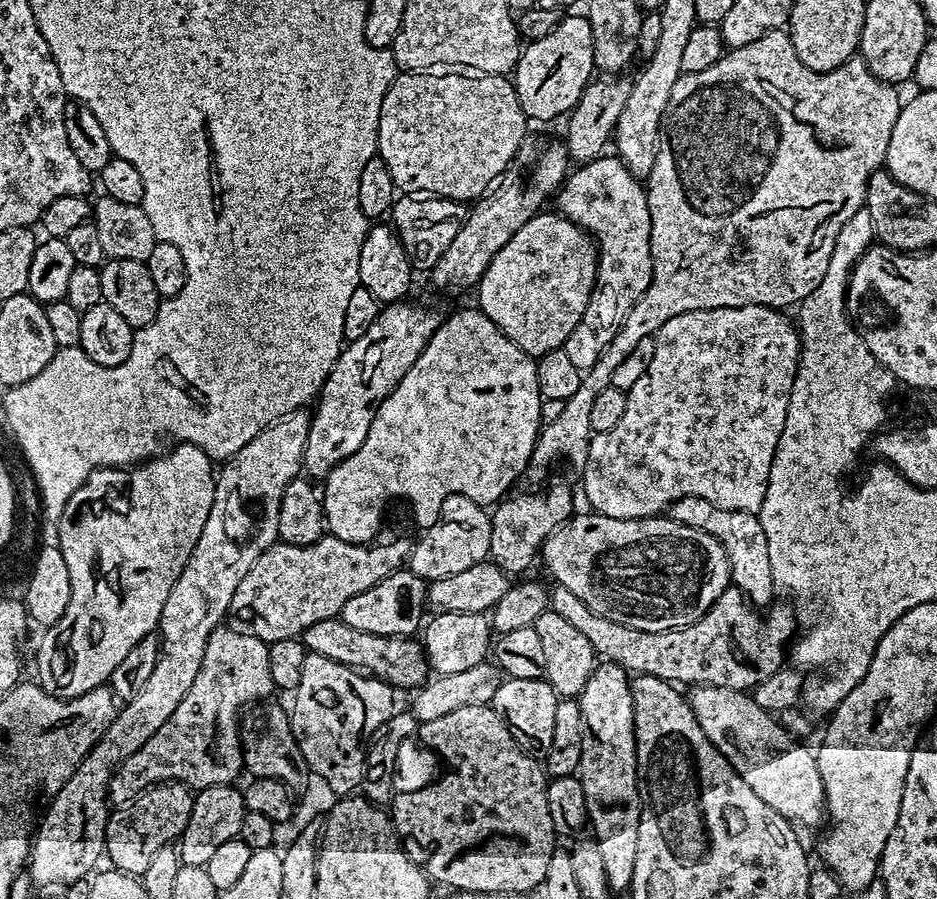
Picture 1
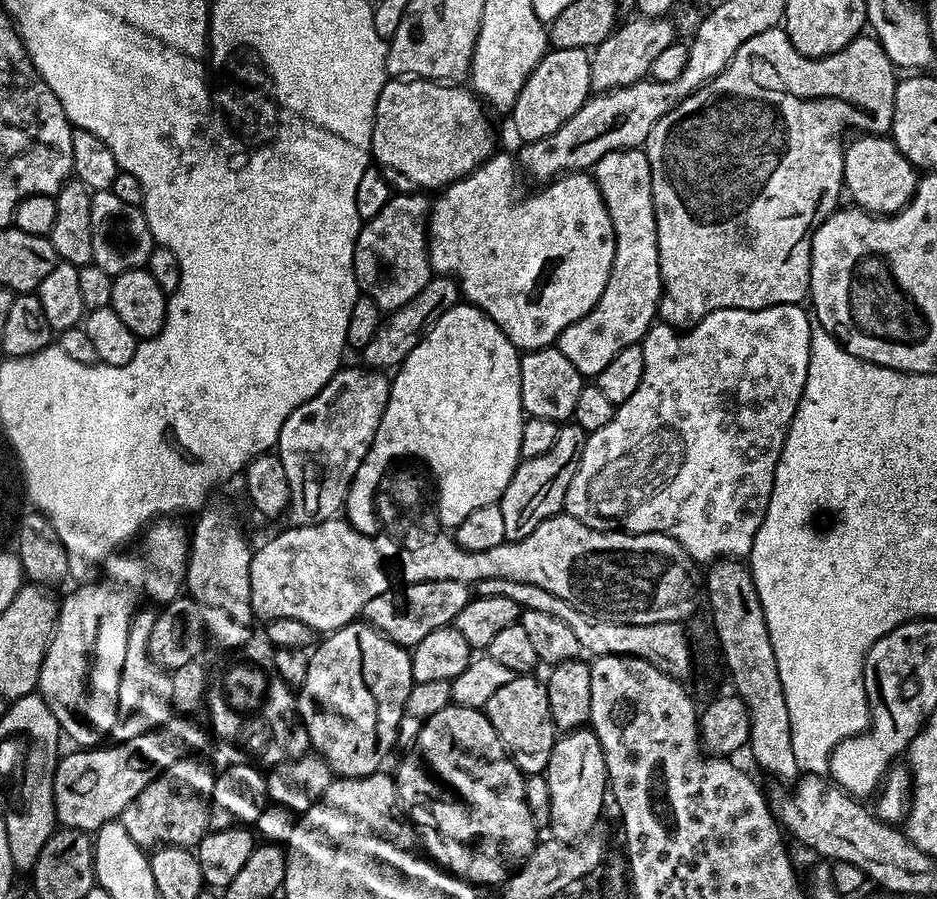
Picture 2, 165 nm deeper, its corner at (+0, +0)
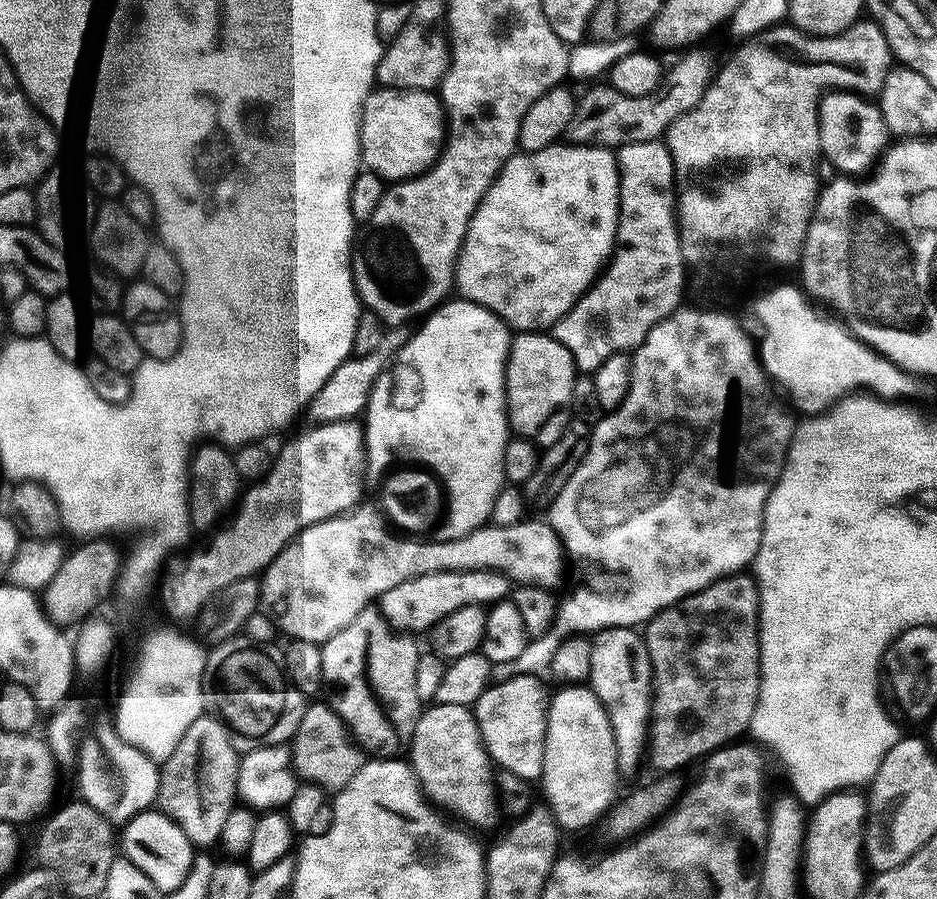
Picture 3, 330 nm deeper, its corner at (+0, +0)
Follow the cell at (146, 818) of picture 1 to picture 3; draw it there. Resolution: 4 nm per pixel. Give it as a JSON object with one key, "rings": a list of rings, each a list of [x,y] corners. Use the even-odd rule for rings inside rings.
{"rings":[[[201,714],[193,719],[190,730],[186,730],[182,742],[178,742],[174,754],[170,754],[170,758],[159,765],[160,781],[157,784],[155,803],[159,811],[169,816],[197,849],[208,850],[211,844],[213,846],[219,841],[226,818],[237,803],[236,775],[240,757],[241,753],[230,742],[222,722],[215,720],[211,714]]]}

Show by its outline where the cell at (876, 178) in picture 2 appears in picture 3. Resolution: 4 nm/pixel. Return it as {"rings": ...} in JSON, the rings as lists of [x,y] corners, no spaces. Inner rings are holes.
{"rings":[[[829,90],[821,95],[818,107],[820,110],[820,150],[823,159],[825,161],[829,160],[829,162],[832,163],[838,171],[840,171],[837,173],[847,174],[852,178],[860,178],[865,174],[871,173],[873,169],[877,167],[878,161],[881,159],[881,157],[883,157],[890,144],[890,133],[888,131],[888,127],[886,126],[886,122],[884,121],[884,116],[880,113],[879,103],[873,102],[871,99],[865,98],[855,92],[850,92],[847,90]]]}

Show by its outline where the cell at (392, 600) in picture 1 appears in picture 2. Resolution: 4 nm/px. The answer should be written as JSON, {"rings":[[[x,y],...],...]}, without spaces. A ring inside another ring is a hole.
{"rings":[[[427,580],[417,584],[396,586],[386,594],[378,594],[378,598],[370,598],[370,602],[366,602],[362,616],[367,623],[395,644],[414,646],[422,642],[422,638],[426,638],[430,630],[449,627],[462,610],[462,606],[468,604],[469,599],[470,588],[467,584]]]}

